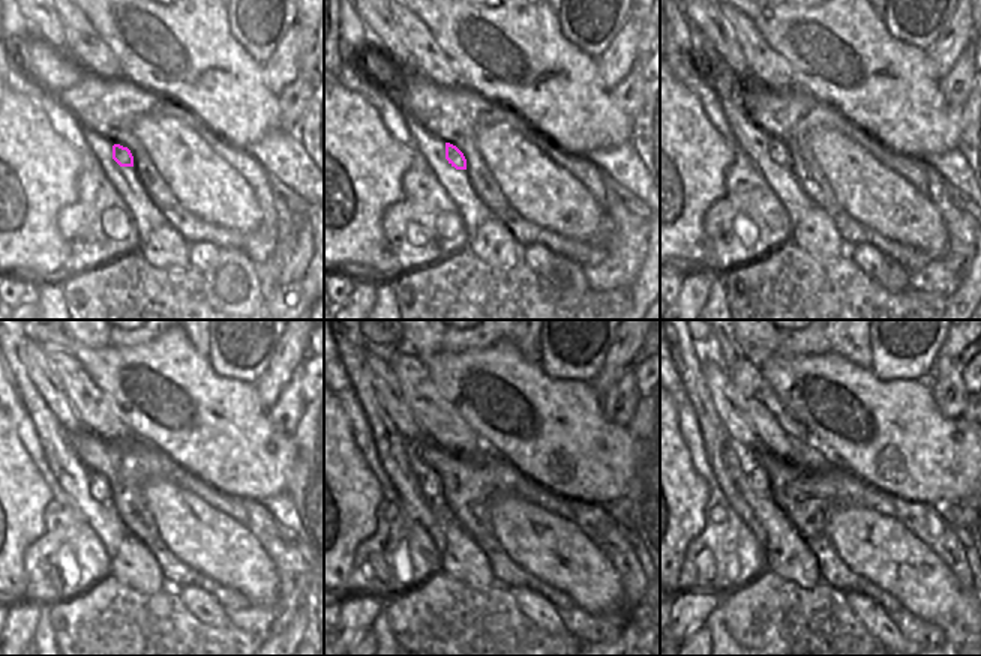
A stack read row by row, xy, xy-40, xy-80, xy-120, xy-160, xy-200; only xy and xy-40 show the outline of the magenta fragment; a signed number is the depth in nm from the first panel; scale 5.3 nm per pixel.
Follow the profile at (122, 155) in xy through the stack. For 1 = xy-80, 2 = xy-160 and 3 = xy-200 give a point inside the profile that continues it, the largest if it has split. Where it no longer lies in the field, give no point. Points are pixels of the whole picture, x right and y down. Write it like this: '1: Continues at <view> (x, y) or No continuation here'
1: Continues at xy-80 (780, 153)
2: Continues at xy-160 (429, 484)
3: Continues at xy-200 (756, 476).

